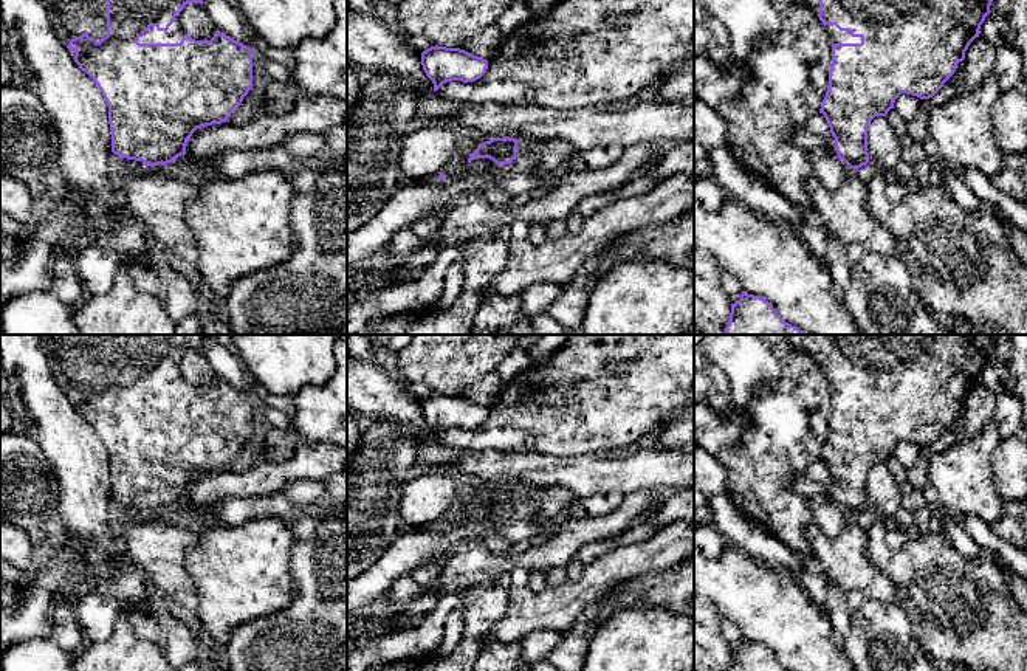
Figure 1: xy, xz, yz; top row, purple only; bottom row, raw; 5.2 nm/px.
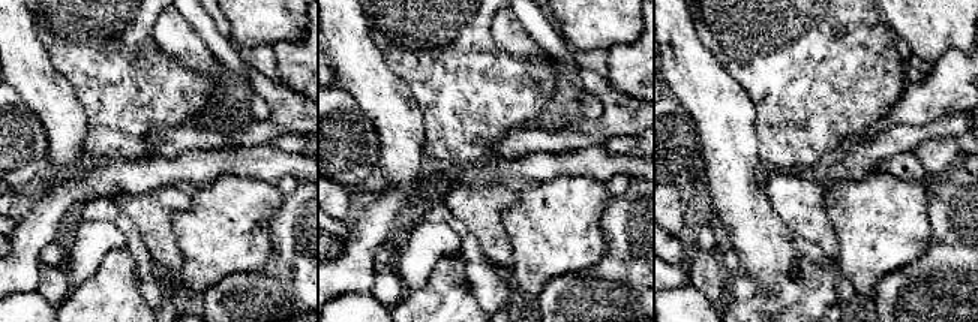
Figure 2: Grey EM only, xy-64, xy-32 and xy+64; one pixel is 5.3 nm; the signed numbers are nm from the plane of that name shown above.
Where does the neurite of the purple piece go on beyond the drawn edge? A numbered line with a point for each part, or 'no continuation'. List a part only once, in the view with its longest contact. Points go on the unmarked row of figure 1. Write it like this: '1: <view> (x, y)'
1: xy (174, 381)

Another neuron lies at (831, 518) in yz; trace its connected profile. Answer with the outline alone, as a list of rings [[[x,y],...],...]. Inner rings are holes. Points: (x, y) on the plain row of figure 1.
[[[816,496],[810,501],[813,525],[829,538],[835,538],[847,524],[850,514],[827,496]]]

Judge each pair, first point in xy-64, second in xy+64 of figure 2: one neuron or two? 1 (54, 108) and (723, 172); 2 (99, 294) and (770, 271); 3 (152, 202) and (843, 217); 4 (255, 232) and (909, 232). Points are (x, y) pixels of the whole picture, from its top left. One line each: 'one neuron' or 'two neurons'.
1: one neuron
2: two neurons
3: two neurons
4: one neuron

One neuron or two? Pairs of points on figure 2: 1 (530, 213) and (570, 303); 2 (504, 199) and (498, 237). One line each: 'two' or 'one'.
1: two
2: one

